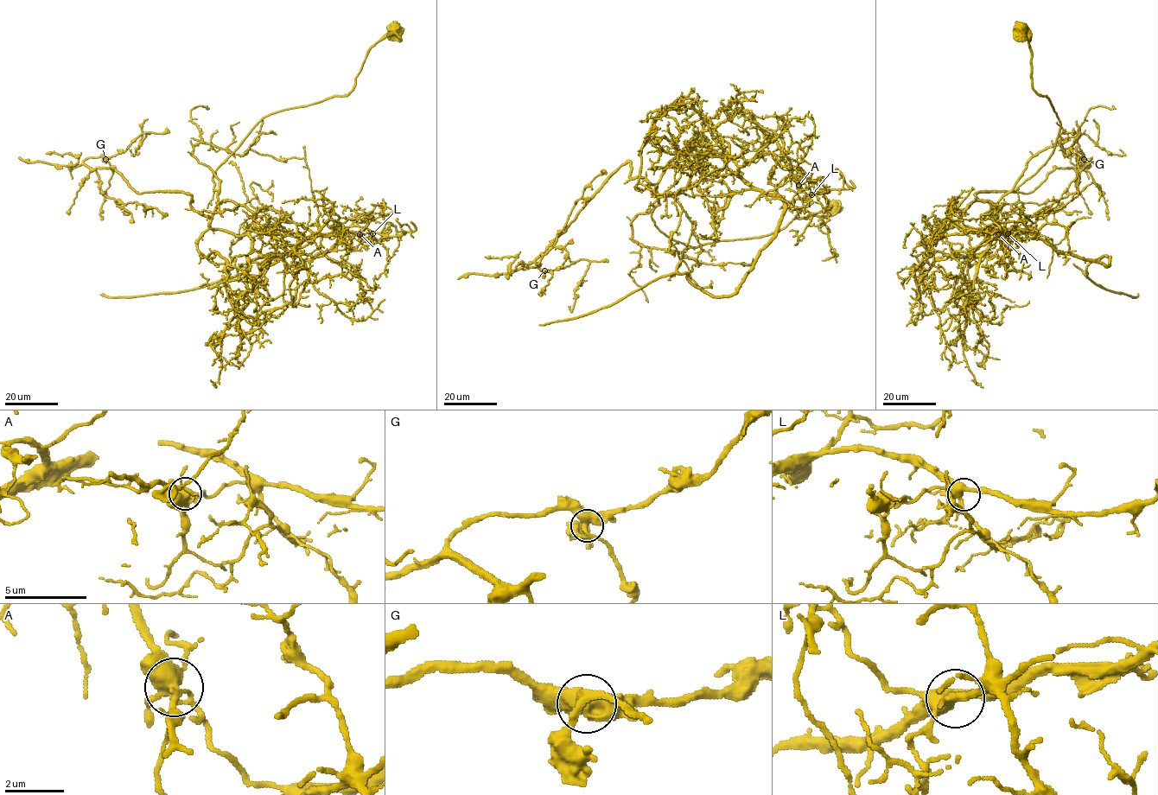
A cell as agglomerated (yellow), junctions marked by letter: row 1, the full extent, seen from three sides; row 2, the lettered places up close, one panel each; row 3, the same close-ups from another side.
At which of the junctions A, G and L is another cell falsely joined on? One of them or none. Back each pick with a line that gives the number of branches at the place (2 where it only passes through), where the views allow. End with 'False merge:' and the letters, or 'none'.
A: branches 5
False merge: A

